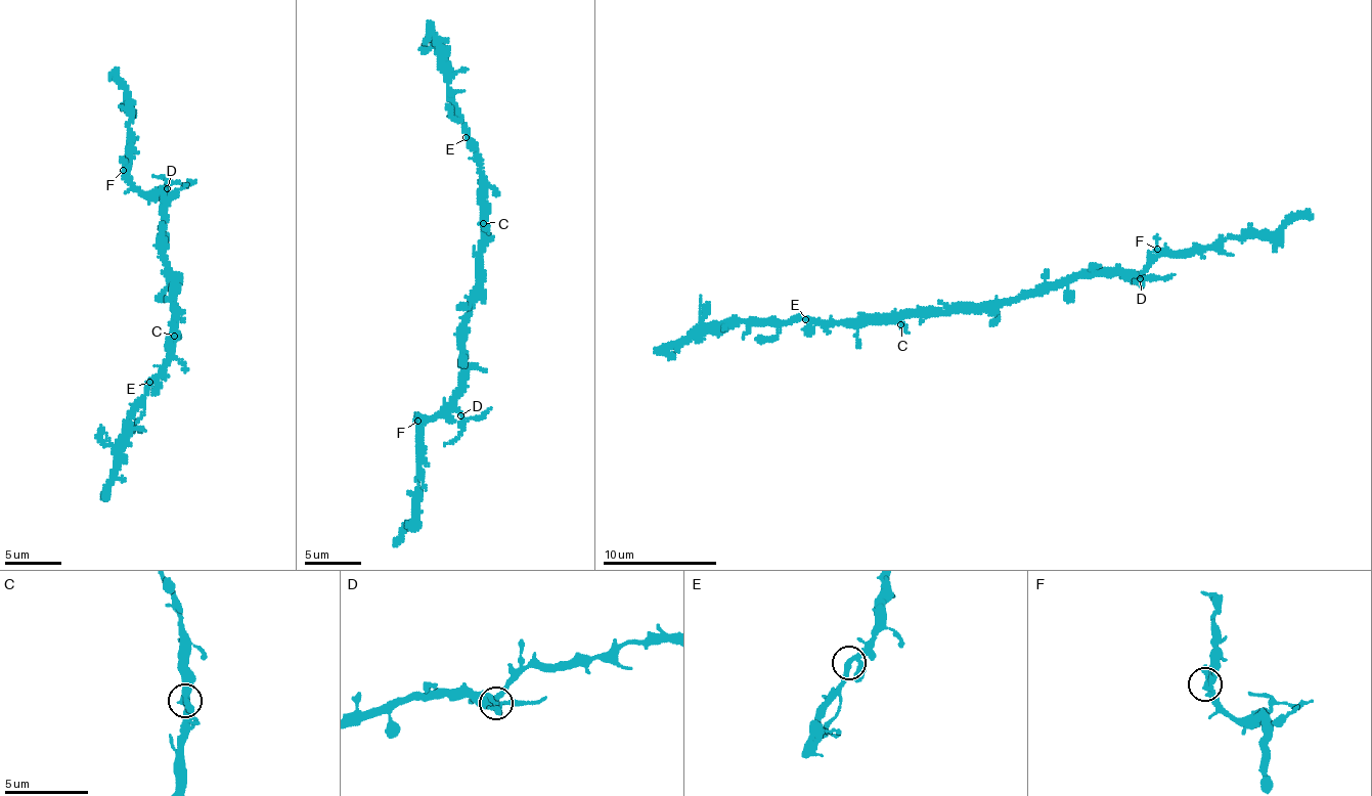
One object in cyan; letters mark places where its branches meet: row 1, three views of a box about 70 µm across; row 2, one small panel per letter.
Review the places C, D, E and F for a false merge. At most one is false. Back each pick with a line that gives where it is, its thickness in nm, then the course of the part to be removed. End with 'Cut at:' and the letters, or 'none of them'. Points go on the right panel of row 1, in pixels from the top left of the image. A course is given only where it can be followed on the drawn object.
D: place (1140, 278); calibre 190 nm; course (1139, 278), (1159, 279), (1175, 274)
Cut at: D

